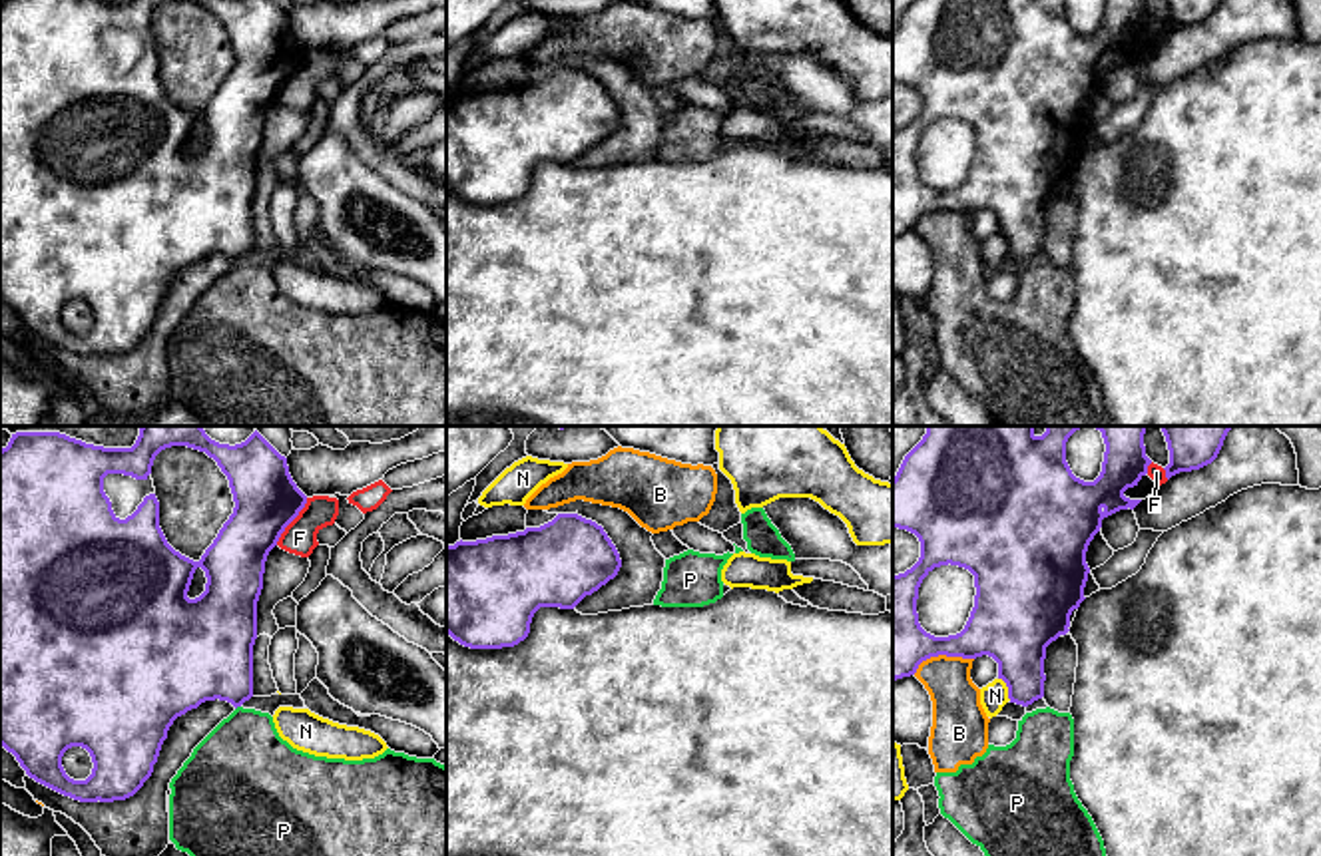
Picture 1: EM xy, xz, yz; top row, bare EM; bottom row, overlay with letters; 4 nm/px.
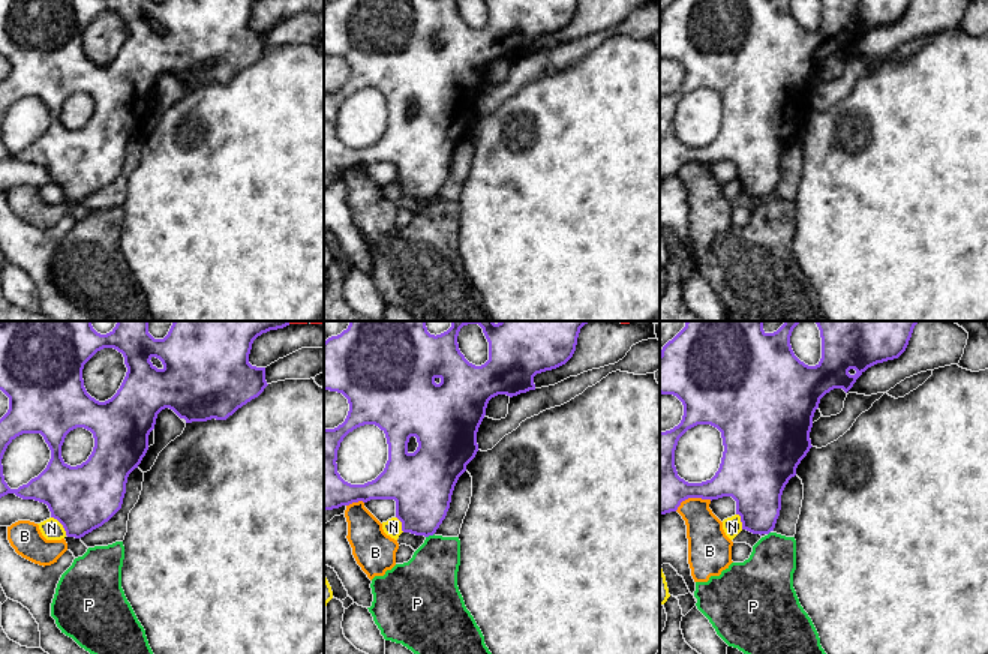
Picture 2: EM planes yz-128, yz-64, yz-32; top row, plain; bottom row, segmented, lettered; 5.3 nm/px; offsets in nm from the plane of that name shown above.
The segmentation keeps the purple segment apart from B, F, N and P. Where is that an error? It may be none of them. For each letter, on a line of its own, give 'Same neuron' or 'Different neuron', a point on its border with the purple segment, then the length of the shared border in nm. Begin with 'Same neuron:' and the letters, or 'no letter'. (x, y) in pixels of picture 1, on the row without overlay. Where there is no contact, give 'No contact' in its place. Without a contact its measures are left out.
Same neuron: no letter
B: Different neuron. Touches purple at yz (941, 208). Shared border 260 nm
F: Different neuron. Touches purple at xy (291, 74). Shared border 240 nm
N: Different neuron. Touches purple at yz (1009, 243). Shared border 110 nm
P: Different neuron. Touches purple at xy (238, 259). Shared border 30 nm

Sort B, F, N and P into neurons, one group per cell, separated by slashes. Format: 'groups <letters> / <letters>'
groups B P / F / N

